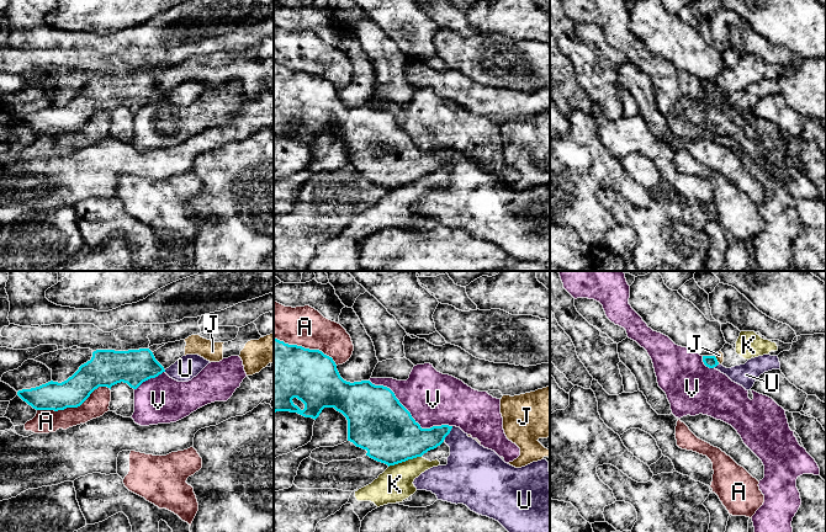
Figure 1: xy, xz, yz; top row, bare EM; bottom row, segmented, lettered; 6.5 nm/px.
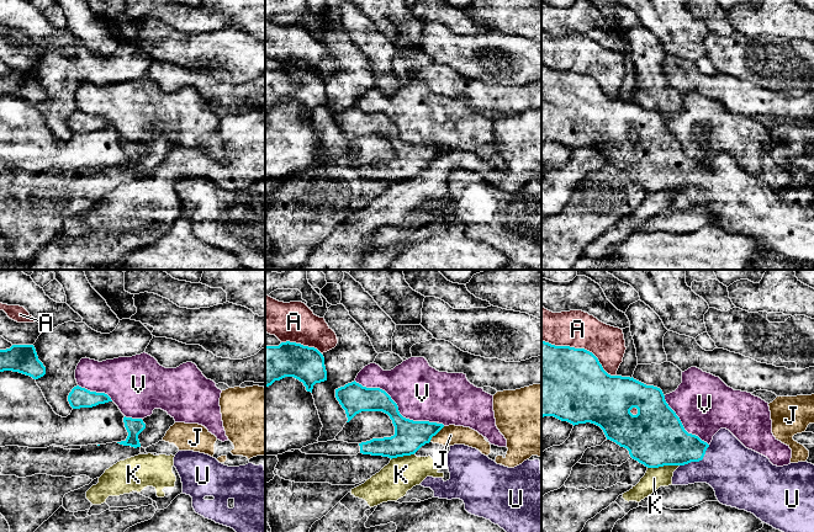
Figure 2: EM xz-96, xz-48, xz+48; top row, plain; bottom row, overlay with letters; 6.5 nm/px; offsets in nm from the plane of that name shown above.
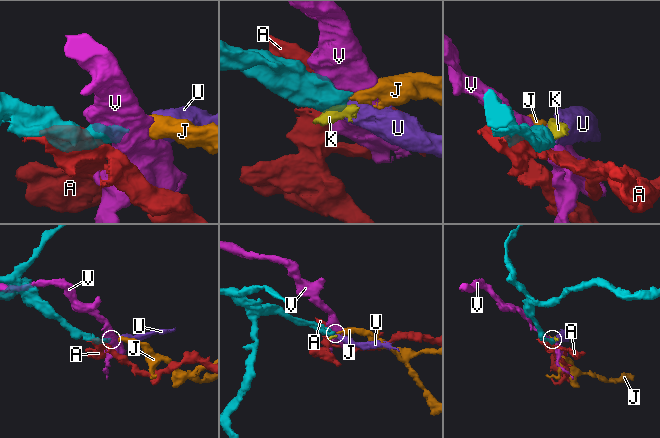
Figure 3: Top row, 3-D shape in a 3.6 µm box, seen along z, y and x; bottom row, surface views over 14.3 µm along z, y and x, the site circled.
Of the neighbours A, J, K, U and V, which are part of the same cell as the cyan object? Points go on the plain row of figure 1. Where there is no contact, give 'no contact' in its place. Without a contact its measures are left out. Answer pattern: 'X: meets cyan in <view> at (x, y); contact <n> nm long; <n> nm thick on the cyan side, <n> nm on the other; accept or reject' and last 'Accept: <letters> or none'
A: meets cyan in xy at (73, 131); contact 500 nm long; 190 nm thick on the cyan side, 150 nm on the other; reject
J: meets cyan in yz at (716, 84); contact 60 nm long; 80 nm thick on the cyan side, 50 nm on the other; reject
K: meets cyan in xz at (404, 185); contact 220 nm long; 380 nm thick on the cyan side, 220 nm on the other; reject
U: meets cyan in xz at (449, 157); contact 120 nm long; 220 nm thick on the cyan side, 300 nm on the other; accept
V: meets cyan in xz at (409, 137); contact 600 nm long; 380 nm thick on the cyan side, 360 nm on the other; reject
Accept: U

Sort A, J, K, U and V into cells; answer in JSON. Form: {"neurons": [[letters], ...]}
{"neurons": [["A"], ["J", "K"], ["U"], ["V"]]}

